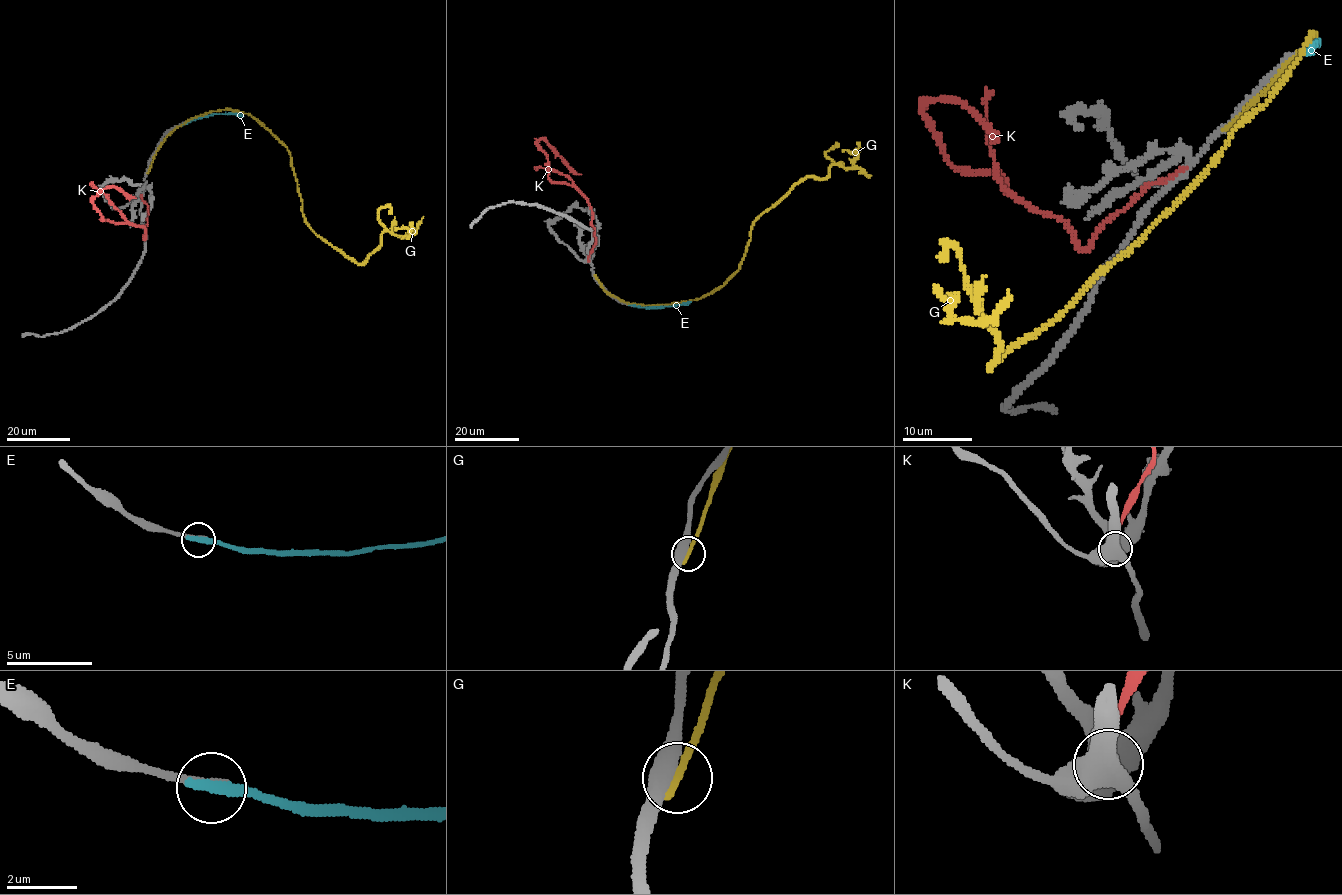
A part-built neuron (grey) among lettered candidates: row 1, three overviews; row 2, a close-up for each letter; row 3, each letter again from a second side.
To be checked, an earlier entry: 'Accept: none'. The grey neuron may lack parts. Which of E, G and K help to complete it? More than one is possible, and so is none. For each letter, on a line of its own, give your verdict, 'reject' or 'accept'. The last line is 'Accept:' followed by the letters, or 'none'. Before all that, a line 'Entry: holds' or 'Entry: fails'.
Entry: holds
E: reject
G: reject
K: reject
Accept: none

